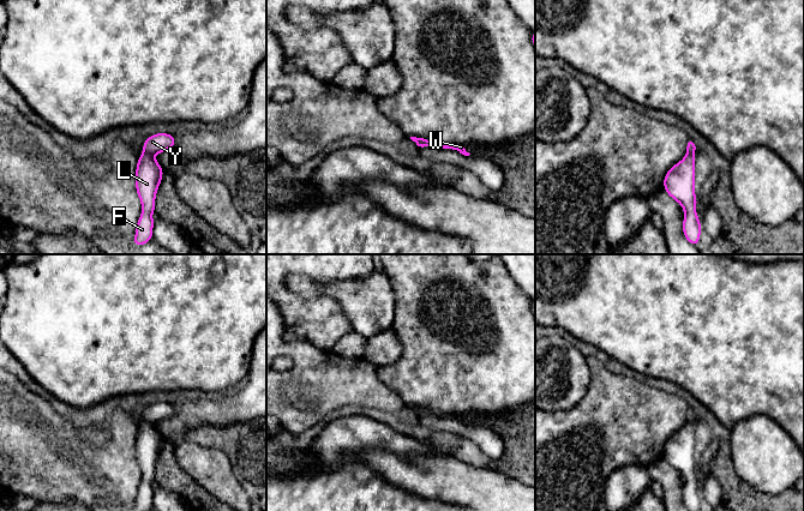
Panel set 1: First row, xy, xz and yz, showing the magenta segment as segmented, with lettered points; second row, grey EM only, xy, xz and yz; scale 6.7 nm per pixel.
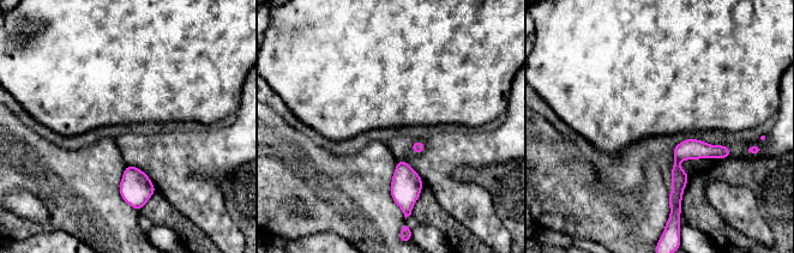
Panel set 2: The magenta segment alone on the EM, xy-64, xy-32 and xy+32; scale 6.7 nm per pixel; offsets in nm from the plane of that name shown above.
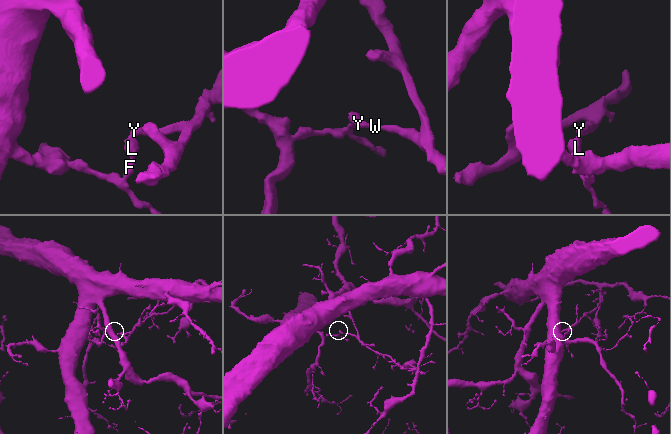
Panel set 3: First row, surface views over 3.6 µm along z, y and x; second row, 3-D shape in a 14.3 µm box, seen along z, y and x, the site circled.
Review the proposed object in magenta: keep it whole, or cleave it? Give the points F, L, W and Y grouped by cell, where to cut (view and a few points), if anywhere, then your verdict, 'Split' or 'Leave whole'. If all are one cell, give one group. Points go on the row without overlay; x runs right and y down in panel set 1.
Groups: F L / W Y. Split along xy (144, 420), (152, 425). Split

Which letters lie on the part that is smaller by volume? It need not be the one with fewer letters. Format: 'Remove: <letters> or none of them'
Remove: W, Y

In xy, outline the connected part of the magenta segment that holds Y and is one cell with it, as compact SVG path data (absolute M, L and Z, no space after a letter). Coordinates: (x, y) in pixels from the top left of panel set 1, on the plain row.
M156 402L146 407L143 413L143 420L154 425L175 415L175 413L176 410L172 403Z

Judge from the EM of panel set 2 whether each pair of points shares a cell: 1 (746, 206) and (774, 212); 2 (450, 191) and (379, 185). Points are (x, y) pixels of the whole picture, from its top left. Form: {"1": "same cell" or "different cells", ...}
{"1": "different cells", "2": "different cells"}

